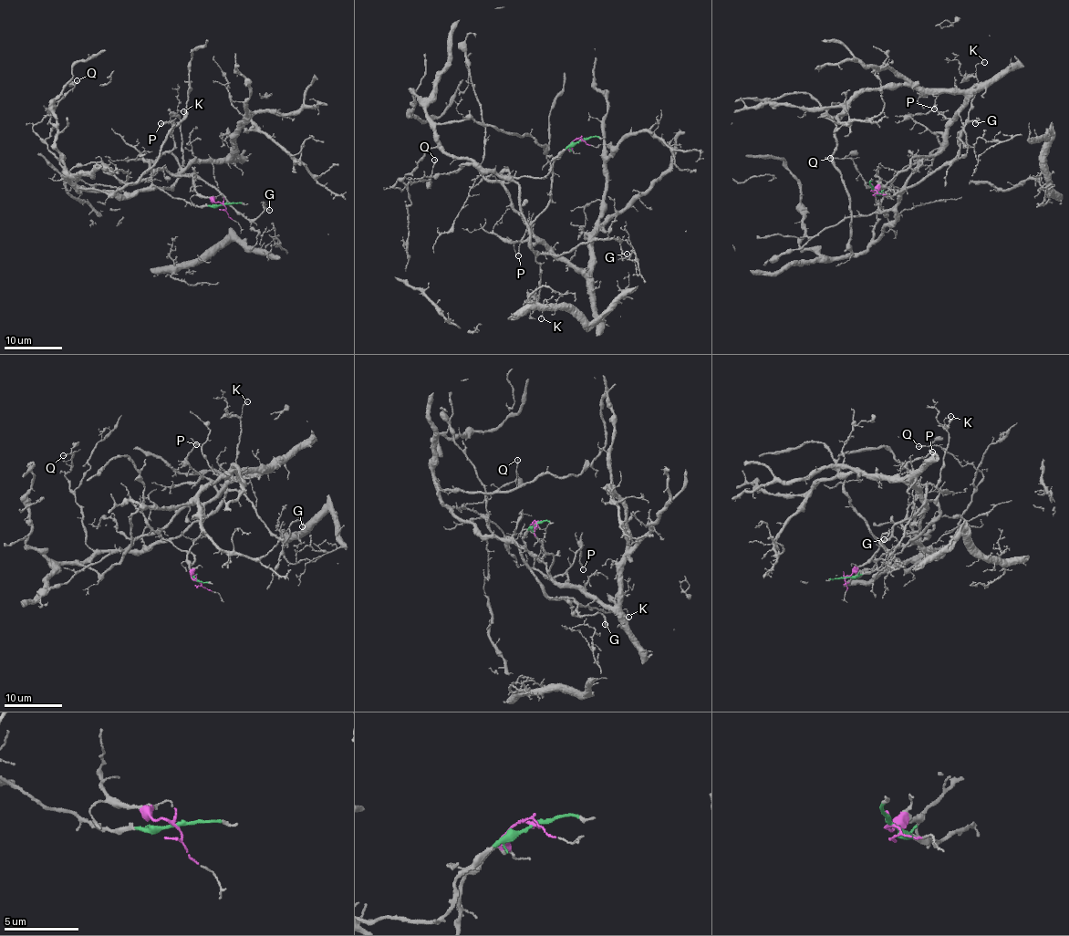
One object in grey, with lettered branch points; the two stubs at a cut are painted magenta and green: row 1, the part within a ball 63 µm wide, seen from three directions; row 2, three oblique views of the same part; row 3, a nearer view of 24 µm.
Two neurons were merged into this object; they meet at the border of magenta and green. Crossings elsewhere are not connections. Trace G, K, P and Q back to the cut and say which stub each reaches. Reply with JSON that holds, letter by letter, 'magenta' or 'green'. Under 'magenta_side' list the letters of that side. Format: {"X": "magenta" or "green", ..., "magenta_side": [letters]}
{"G": "green", "K": "green", "P": "magenta", "Q": "green", "magenta_side": ["P"]}

